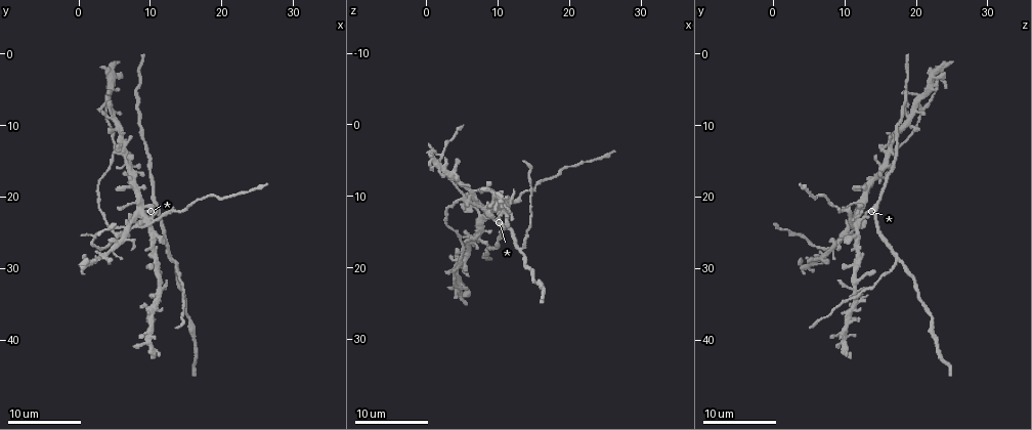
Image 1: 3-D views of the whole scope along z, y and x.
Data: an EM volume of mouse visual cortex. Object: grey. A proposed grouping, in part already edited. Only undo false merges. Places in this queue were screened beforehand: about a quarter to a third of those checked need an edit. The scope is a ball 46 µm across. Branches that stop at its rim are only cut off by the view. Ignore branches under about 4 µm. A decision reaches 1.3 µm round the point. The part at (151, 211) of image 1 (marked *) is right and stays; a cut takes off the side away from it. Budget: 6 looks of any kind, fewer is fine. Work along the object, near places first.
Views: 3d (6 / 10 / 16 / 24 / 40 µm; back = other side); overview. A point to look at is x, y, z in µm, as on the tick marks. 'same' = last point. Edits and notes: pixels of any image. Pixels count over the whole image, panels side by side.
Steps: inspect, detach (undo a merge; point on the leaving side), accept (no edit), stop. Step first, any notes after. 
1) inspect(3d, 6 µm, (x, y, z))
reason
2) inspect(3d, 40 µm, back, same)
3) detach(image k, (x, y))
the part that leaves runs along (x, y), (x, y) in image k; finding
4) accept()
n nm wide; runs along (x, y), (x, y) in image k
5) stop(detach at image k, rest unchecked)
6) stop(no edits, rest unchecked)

inspect(3d, 10 µm, (3.0, 27.5, 7.0))
three arms meet

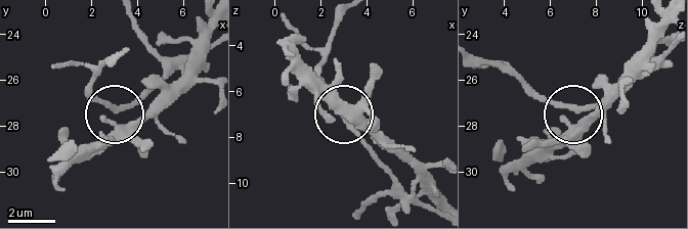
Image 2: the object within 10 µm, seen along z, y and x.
inspect(3d, 10 µm, back, (2.9, 27.2, 6.8))

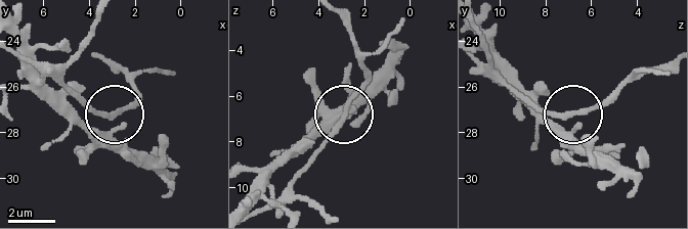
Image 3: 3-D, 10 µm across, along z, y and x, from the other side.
accept()
side arm 5 µm; runs along (254, 210), (284, 190), (341, 116), (350, 113), (382, 81) in image 3; continuous, no second neuron

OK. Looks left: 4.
inspect(3d, 16 µm, (5.0, 25.5, 10.0))
thin arm on a thick one

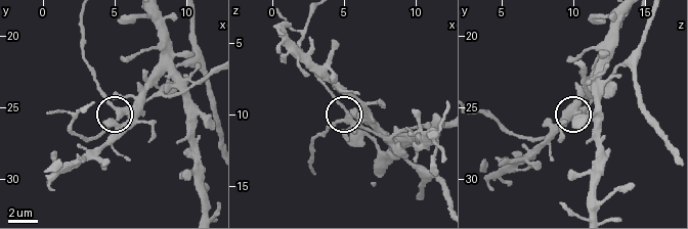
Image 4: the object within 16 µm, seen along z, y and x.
accept()
250 nm wide; runs along (416, 167), (373, 130), (351, 123), (323, 84) in image 4; continuous, no second neuron

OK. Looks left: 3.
inspect(3d, 16 µm, (13.0, 29.0, 18.0))
two arms in line, one across

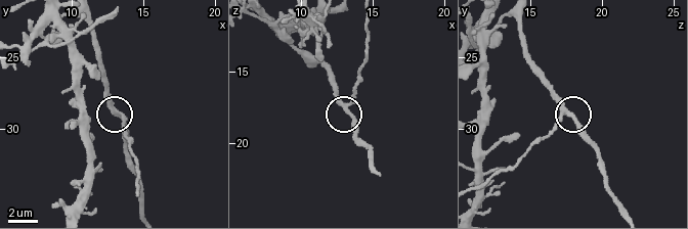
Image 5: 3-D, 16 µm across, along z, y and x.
inspect(3d, 6 µm, (13.2, 29.0, 17.6))

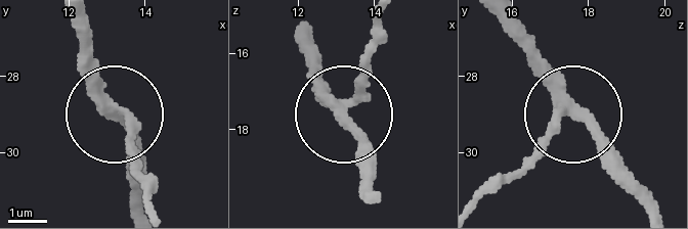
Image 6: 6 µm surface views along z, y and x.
accept()
one neuron here

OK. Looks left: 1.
stop(no edits, rest unchecked)

